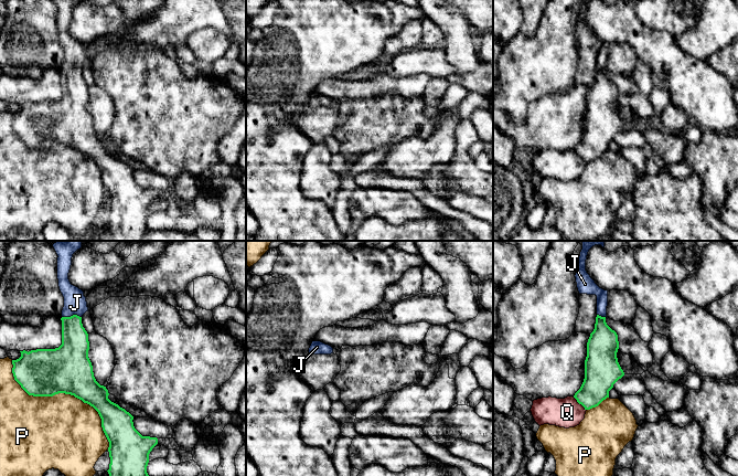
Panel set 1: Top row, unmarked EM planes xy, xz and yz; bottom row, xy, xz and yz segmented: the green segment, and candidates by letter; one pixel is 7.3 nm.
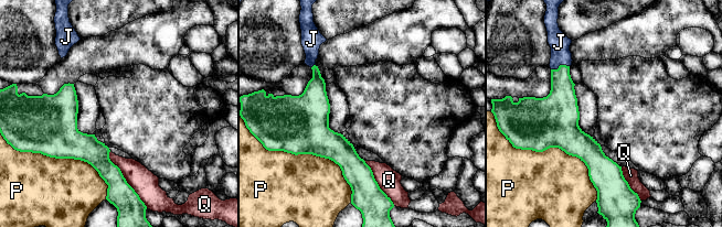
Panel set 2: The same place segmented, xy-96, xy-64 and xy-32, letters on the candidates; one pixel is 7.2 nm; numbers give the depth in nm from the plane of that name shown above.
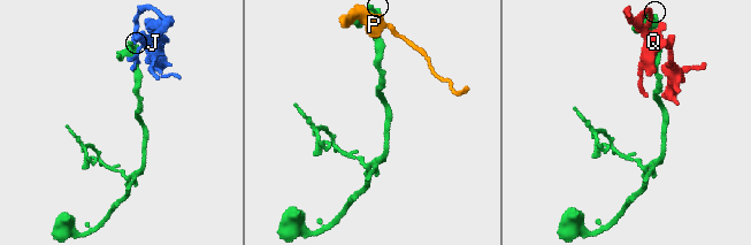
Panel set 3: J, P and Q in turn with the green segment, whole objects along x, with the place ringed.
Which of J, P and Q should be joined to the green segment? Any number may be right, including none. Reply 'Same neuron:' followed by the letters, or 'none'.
Same neuron: J

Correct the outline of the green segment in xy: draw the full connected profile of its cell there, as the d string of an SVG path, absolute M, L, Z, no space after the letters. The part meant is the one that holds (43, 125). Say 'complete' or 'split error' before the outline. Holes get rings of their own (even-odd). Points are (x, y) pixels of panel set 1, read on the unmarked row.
split error | M54 0L57 7L58 40L64 50L62 63L62 97L55 102L36 102L20 104L21 109L12 113L12 126L21 140L33 149L53 149L58 146L74 148L93 159L101 171L103 183L109 194L110 216L107 223L113 241L146 241L145 235L150 230L147 225L149 207L158 197L157 190L142 189L133 179L133 169L108 151L108 142L100 138L93 125L88 110L88 86L83 80L82 70L88 64L84 44L71 36L68 25L73 7L81 0Z

